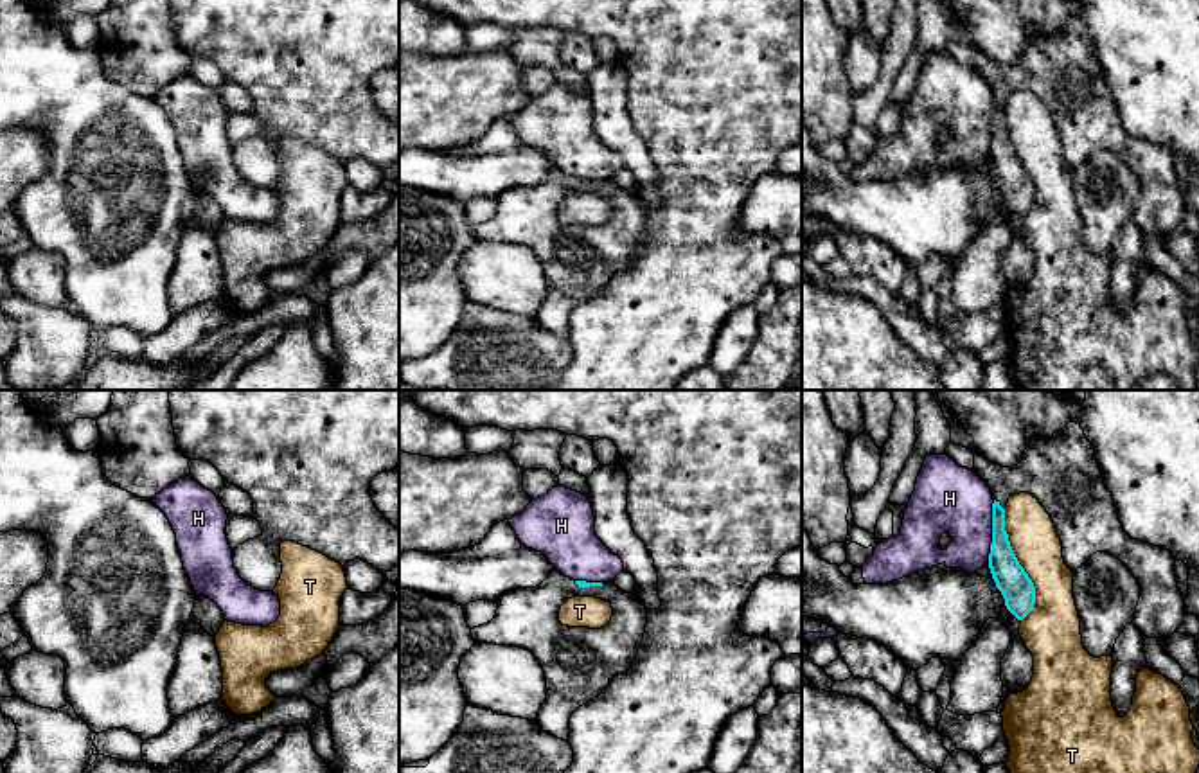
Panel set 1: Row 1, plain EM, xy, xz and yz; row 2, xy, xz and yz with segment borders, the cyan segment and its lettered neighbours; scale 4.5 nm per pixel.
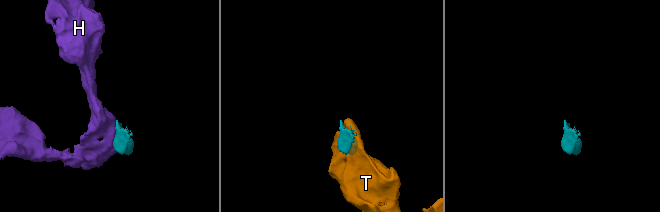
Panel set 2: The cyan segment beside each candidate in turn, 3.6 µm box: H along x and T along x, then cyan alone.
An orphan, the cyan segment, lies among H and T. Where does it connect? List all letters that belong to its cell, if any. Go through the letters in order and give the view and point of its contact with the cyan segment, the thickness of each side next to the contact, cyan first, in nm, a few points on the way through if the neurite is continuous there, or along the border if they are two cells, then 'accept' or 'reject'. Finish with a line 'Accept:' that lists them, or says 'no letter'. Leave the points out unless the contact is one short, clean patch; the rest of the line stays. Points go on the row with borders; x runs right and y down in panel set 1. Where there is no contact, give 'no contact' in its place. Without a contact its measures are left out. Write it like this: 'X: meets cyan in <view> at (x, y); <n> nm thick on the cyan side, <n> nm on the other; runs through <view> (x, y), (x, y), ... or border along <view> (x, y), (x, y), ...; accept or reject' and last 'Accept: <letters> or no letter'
H: meets cyan in yz at (993, 531); 150 nm thick on the cyan side, 300 nm on the other; border along yz (994, 500), (993, 541), (987, 559); reject
T: meets cyan in yz at (1020, 565); 150 nm thick on the cyan side, 220 nm on the other; reject
Accept: no letter

